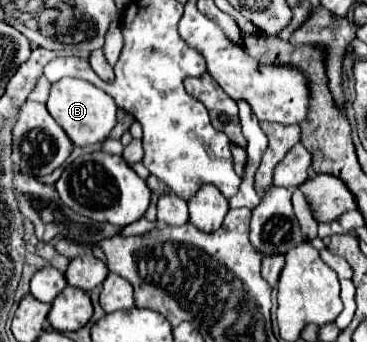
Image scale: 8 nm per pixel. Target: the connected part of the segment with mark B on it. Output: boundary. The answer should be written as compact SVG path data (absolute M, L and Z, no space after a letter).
M59 79L57 83L53 83L51 85L51 97L47 101L47 111L63 127L67 137L77 147L105 141L117 123L115 101L105 91L97 89L95 85L91 85L83 79Z

